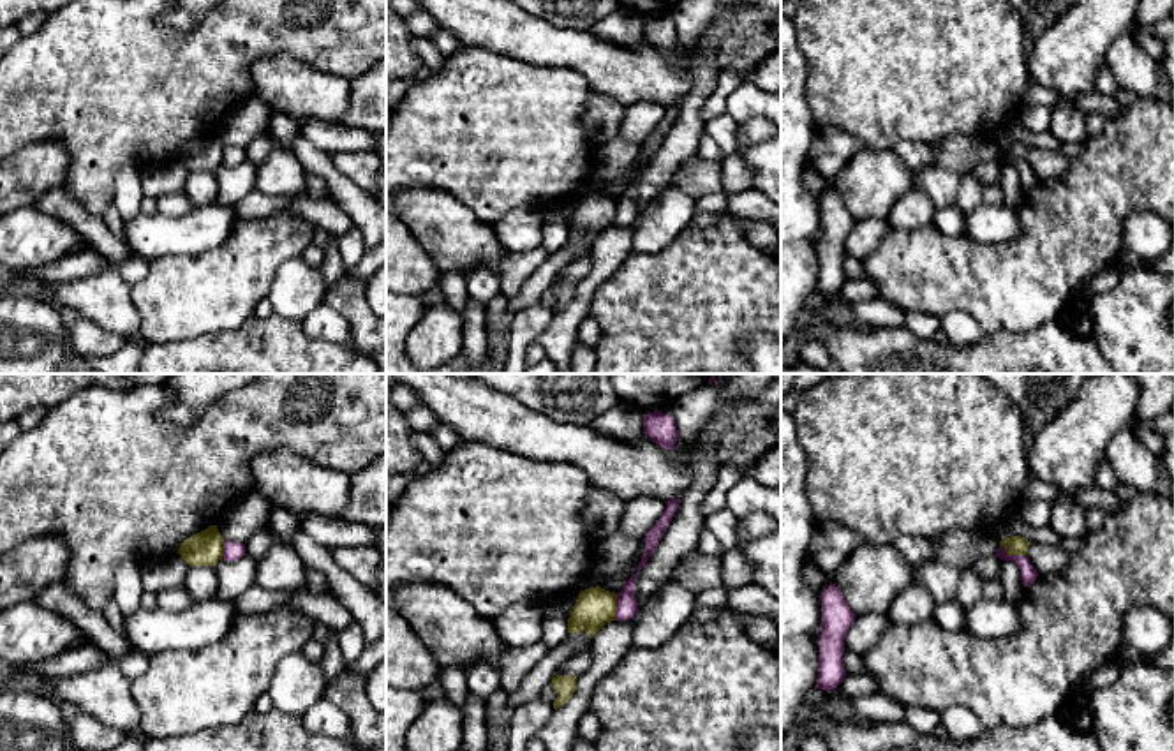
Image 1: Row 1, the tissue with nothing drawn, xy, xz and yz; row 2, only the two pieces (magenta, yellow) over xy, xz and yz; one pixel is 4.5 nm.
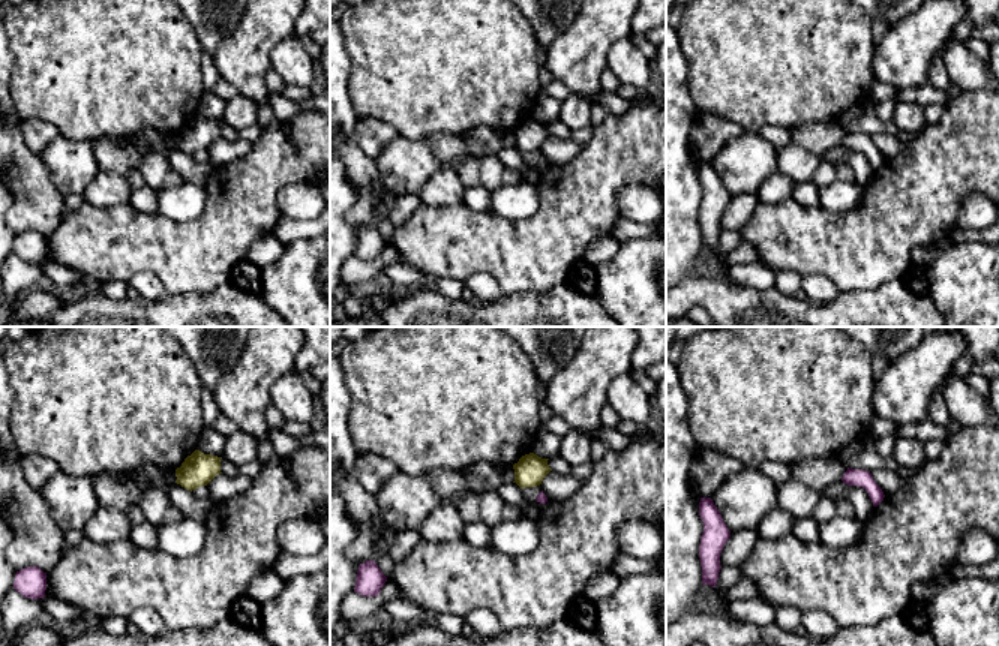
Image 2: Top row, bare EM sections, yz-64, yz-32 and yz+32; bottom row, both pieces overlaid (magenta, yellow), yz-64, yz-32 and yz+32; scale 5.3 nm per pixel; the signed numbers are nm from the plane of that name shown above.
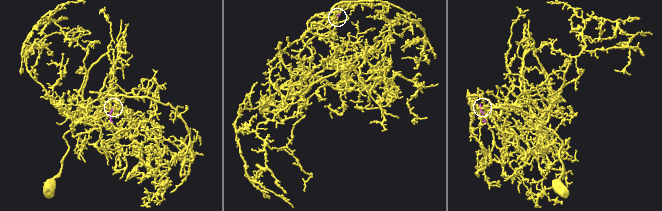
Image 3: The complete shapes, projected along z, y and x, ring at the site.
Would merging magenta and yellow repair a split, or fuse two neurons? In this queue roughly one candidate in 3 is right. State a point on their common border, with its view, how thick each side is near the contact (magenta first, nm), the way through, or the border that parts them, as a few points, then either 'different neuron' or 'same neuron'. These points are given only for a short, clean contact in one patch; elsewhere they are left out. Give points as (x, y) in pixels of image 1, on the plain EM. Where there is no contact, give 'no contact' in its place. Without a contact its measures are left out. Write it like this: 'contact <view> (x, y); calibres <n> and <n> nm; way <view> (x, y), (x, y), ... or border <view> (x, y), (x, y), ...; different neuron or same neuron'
contact yz (1012, 161); calibres 80 and 90 nm; border yz (1000, 148), (1009, 159), (1025, 161); different neuron

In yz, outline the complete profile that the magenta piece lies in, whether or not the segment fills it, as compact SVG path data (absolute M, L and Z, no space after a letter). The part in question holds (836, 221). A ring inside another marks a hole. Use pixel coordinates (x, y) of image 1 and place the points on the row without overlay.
M830 189L820 201L821 204L821 242L816 294L834 296L846 282L844 275L844 245L855 226L853 215L848 212L843 197Z

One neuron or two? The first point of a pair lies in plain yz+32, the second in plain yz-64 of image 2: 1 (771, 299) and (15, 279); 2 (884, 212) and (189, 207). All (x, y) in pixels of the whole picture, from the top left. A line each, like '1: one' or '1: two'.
1: two
2: two

